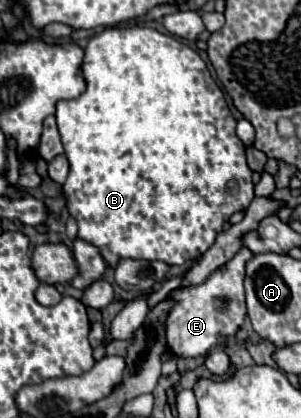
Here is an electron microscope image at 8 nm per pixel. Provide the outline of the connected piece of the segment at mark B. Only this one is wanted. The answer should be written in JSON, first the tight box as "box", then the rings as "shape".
{"box":[56,27,254,267],"shape":[[[110,27],[104,29],[102,33],[94,35],[86,49],[84,49],[84,65],[82,65],[84,77],[86,77],[86,91],[68,101],[60,101],[56,105],[56,121],[58,121],[58,131],[62,135],[62,145],[66,151],[66,157],[70,161],[70,173],[68,179],[64,181],[64,197],[66,197],[66,207],[70,215],[78,223],[78,237],[86,243],[92,243],[94,247],[100,249],[102,257],[114,267],[118,259],[130,257],[130,259],[156,259],[164,261],[168,265],[184,265],[188,261],[200,259],[208,247],[212,247],[216,235],[222,231],[224,223],[234,215],[236,211],[244,211],[248,203],[254,199],[254,183],[252,183],[252,171],[246,163],[244,155],[244,145],[236,137],[236,119],[232,117],[230,109],[226,107],[224,93],[220,87],[214,83],[212,75],[206,69],[206,63],[200,59],[200,55],[190,49],[188,45],[176,41],[170,35],[158,33],[156,29],[150,27]]]}

